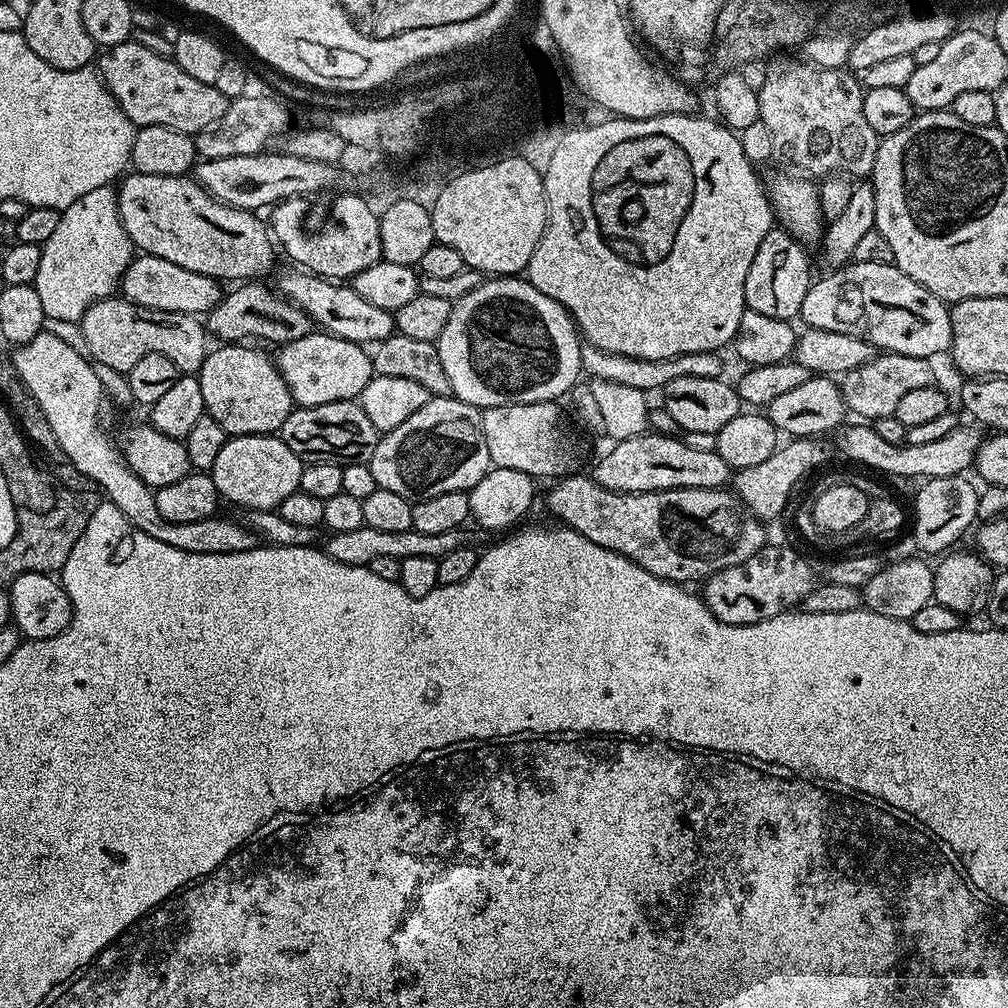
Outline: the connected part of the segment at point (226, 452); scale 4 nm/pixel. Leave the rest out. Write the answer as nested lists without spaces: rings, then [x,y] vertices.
[[[269,434],[267,436],[234,436],[227,440],[218,453],[214,466],[210,469],[210,475],[214,486],[220,492],[225,501],[237,504],[243,510],[256,509],[258,511],[270,511],[279,509],[285,498],[290,494],[300,491],[300,479],[305,461],[286,442],[282,442],[279,435]]]

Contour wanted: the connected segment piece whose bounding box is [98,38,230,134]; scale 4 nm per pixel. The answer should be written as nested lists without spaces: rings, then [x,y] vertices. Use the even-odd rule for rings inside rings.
[[[132,38],[125,44],[103,49],[98,56],[98,71],[122,114],[126,114],[126,118],[130,118],[137,128],[166,126],[179,132],[195,134],[218,122],[218,118],[226,114],[230,103],[214,84],[190,78],[190,74],[179,68],[175,60],[159,57]]]

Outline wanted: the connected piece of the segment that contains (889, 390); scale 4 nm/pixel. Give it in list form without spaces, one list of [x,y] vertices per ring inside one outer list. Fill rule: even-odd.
[[[884,352],[873,356],[870,362],[850,370],[842,378],[842,391],[847,411],[863,418],[868,422],[875,422],[895,416],[898,410],[898,398],[905,396],[909,390],[918,390],[921,386],[934,383],[932,377],[931,359],[910,357],[907,354]],[[865,416],[865,417],[864,417]]]

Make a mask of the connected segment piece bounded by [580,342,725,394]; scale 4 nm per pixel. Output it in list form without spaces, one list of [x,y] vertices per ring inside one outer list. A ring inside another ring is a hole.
[[[584,342],[580,345],[580,366],[585,377],[592,380],[618,382],[622,386],[634,386],[634,390],[642,390],[646,394],[662,390],[674,378],[720,378],[725,375],[721,357],[715,352],[699,352],[698,354],[682,354],[669,360],[647,360],[646,358],[630,358],[626,354],[610,354],[610,350],[602,350],[598,346]]]

